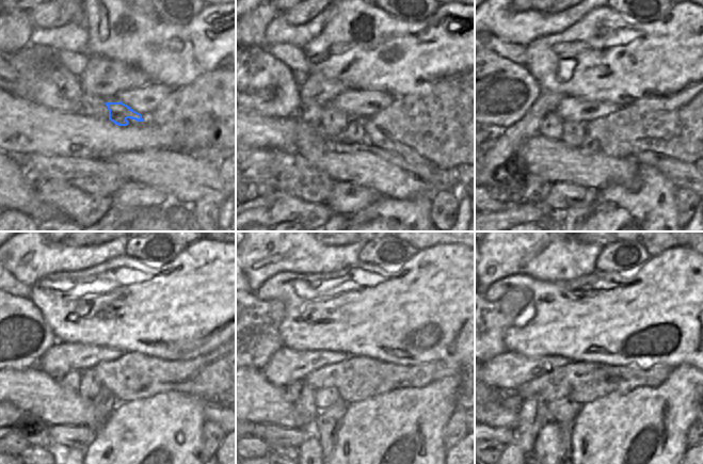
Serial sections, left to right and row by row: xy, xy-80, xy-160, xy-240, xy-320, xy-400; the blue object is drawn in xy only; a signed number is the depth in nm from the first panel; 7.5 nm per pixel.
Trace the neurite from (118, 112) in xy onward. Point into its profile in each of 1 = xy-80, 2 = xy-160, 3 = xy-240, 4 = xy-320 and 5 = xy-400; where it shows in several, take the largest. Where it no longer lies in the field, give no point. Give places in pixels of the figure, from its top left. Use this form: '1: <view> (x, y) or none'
1: xy-80 (355, 132)
2: xy-160 (589, 146)
3: xy-240 (105, 402)
4: xy-320 (328, 421)
5: xy-400 (565, 429)

